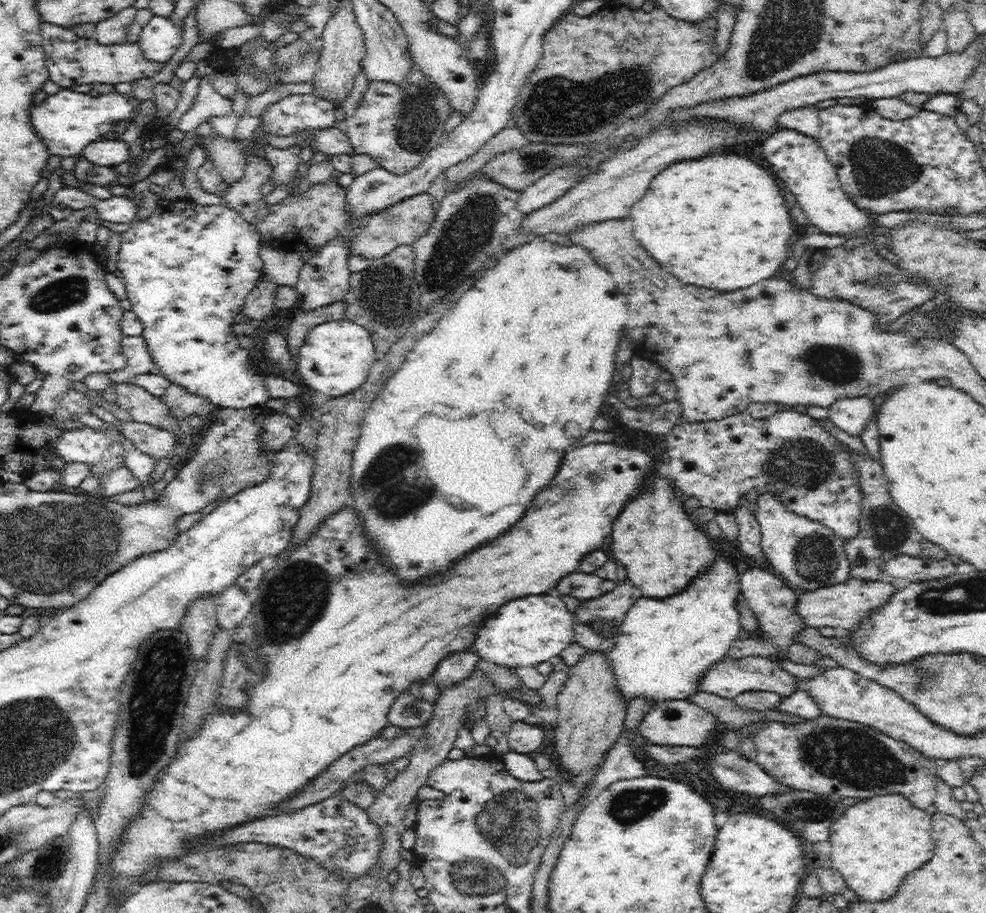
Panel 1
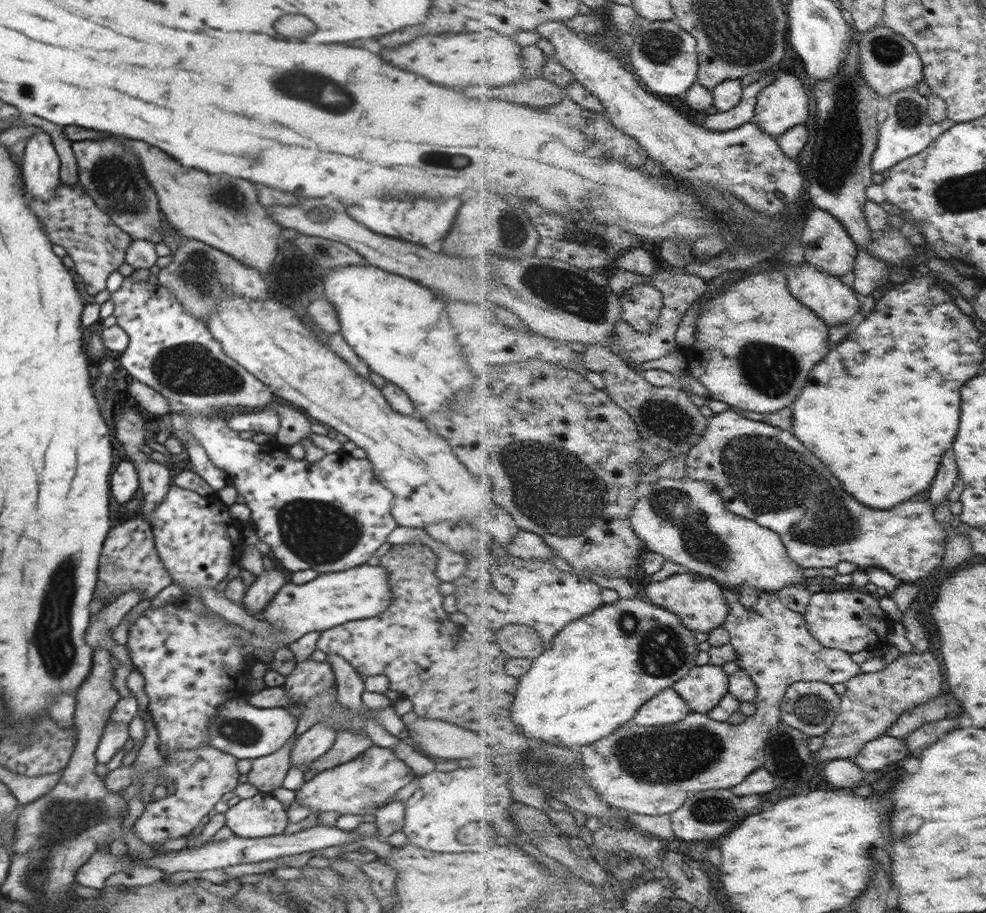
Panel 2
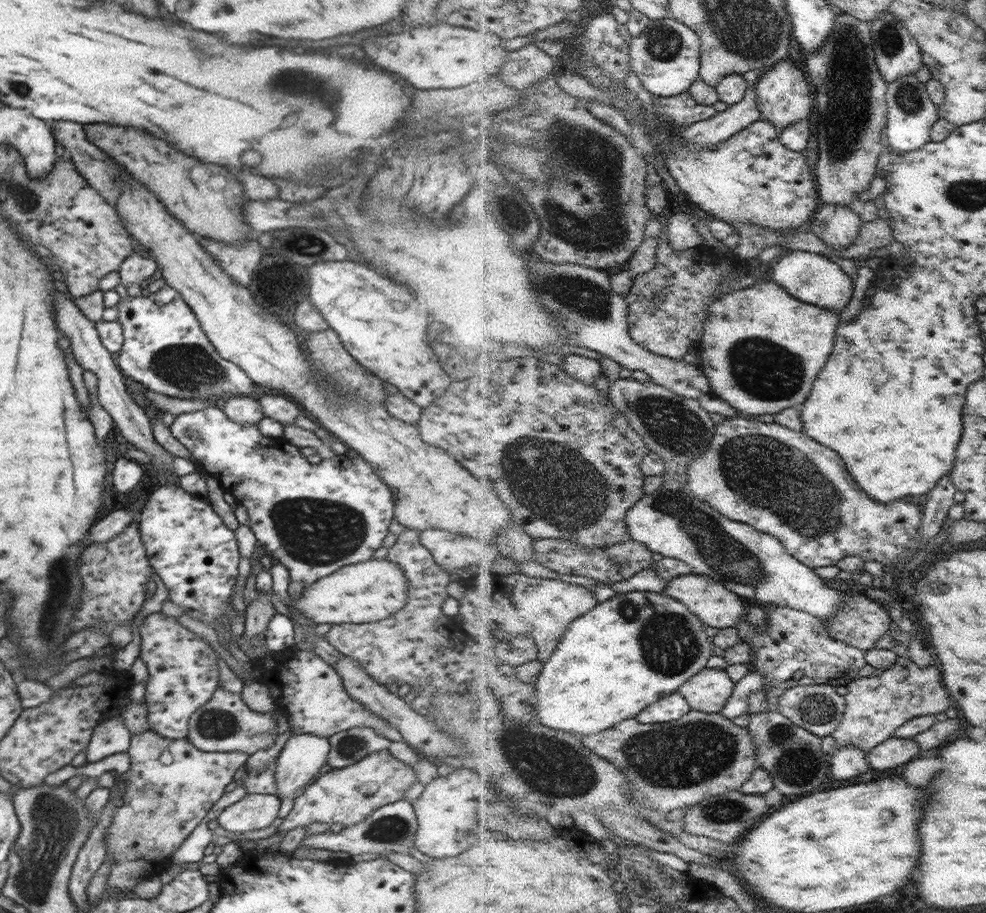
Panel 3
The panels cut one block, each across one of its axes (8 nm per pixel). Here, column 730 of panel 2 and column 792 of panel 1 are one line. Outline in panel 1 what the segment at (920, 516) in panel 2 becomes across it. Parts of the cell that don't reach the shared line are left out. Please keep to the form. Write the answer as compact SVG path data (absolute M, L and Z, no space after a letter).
M787 407L764 418L750 416L746 410L734 412L722 418L696 420L670 428L664 434L668 446L670 472L682 496L693 495L703 506L718 510L734 508L740 494L746 494L757 487L759 492L779 492L788 508L802 516L819 520L831 528L839 537L854 536L858 532L860 496L854 479L854 467L850 466L848 455L838 449L838 441L829 435L816 419Z

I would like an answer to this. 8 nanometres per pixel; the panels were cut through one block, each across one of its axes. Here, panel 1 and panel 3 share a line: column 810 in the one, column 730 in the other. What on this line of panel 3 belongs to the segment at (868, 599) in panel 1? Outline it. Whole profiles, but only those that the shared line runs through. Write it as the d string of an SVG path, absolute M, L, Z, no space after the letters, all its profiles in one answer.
M699 573L683 575L670 581L663 592L684 601L707 625L719 629L736 627L749 612L746 610L744 597L714 578Z

